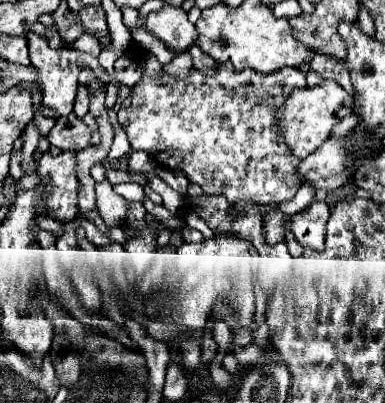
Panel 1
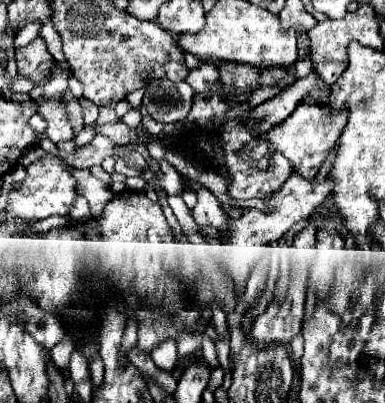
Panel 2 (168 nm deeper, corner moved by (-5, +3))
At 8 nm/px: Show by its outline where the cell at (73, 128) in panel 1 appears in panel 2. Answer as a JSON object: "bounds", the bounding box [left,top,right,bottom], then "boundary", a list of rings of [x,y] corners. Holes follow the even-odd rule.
{"bounds":[61,91,85,133],"boundary":[[[67,91],[61,101],[65,101],[65,109],[67,109],[67,117],[69,117],[69,123],[71,123],[71,129],[75,133],[79,133],[85,125],[83,125],[83,117],[81,117],[81,105],[79,101],[71,95],[71,91]]]}

